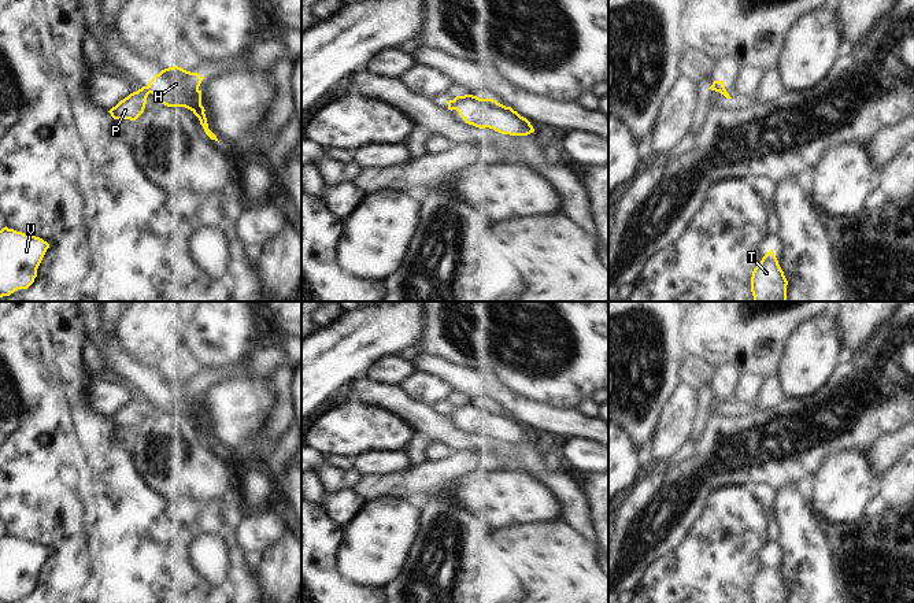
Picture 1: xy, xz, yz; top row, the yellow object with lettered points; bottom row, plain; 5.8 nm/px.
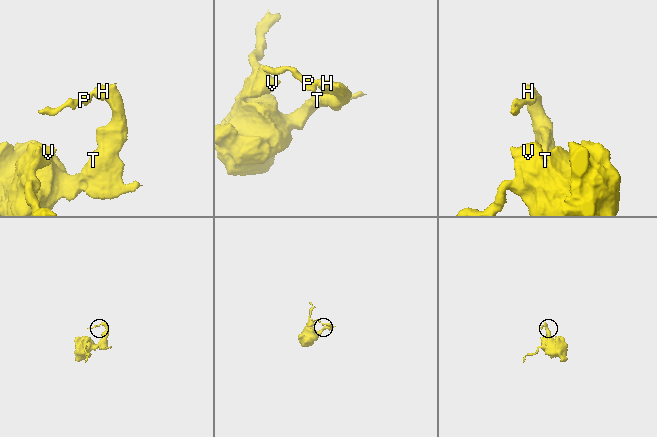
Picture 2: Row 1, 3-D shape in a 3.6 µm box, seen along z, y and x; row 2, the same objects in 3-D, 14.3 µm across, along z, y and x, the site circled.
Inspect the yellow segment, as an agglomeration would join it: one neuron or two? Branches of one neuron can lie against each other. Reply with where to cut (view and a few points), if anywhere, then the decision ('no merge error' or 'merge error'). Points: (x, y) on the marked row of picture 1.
cut xy (147, 87), (150, 92); merge error

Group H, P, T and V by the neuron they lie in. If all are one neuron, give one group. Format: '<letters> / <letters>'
H T V / P

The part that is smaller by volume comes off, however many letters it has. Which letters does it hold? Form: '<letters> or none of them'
P

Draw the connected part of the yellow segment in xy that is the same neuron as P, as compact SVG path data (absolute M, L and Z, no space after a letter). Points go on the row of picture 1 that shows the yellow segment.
M143 86L137 92L133 92L123 100L121 100L108 112L114 119L136 121L144 112L148 95L149 95L149 88Z

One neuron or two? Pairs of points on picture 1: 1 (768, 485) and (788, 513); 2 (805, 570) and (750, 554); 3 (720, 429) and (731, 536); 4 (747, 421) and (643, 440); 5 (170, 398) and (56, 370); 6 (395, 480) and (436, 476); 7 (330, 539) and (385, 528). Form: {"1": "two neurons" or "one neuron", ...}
{"1": "two neurons", "2": "two neurons", "3": "two neurons", "4": "two neurons", "5": "two neurons", "6": "one neuron", "7": "two neurons"}

